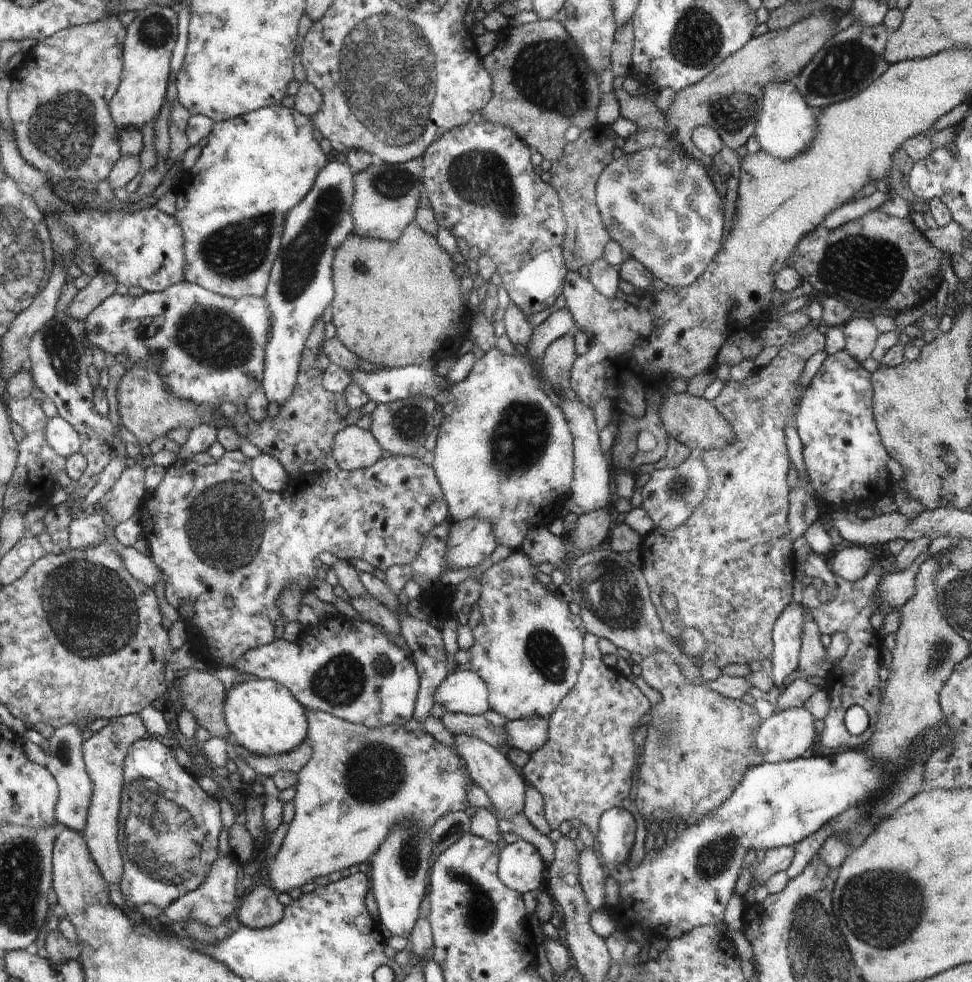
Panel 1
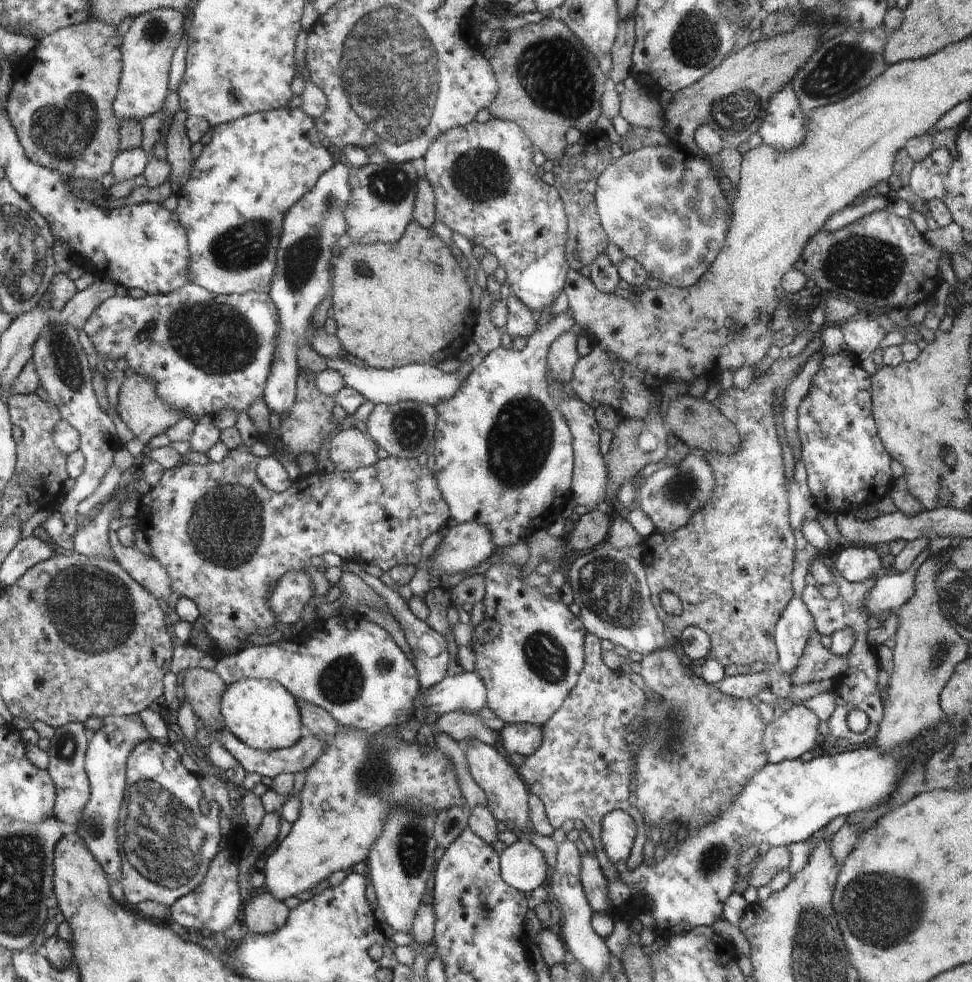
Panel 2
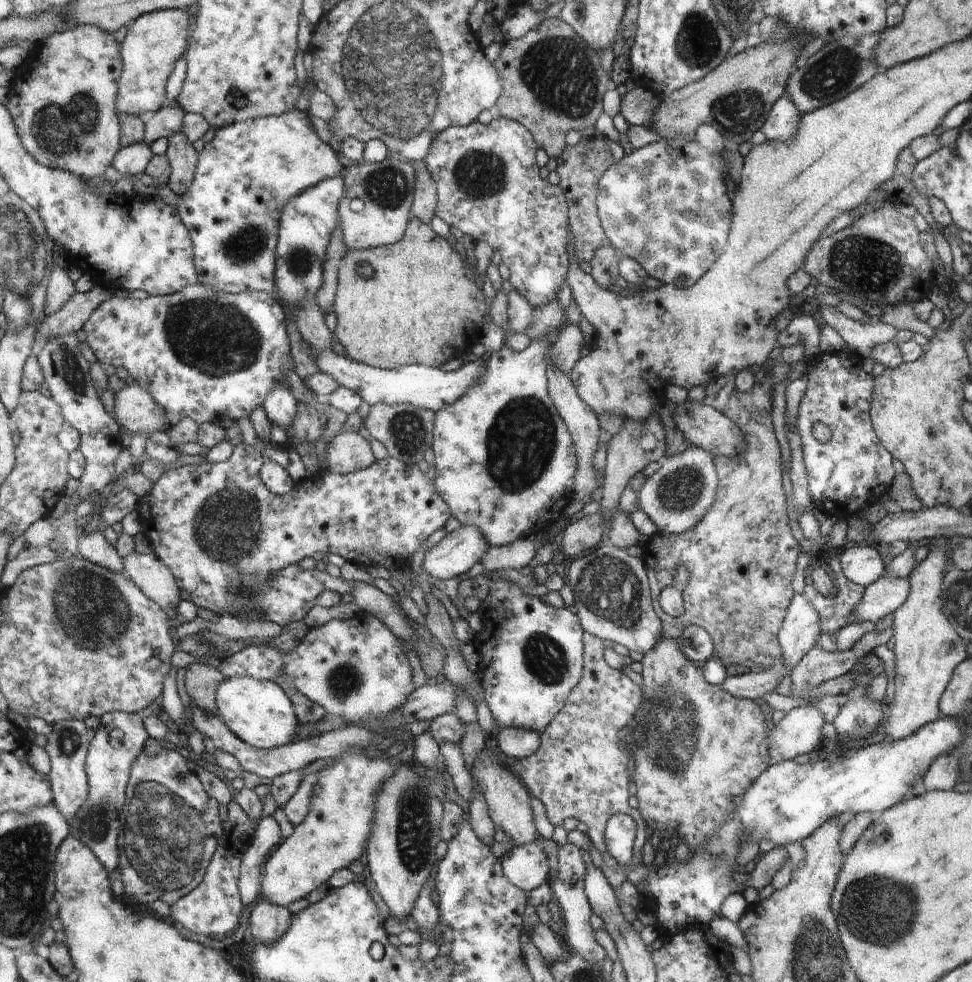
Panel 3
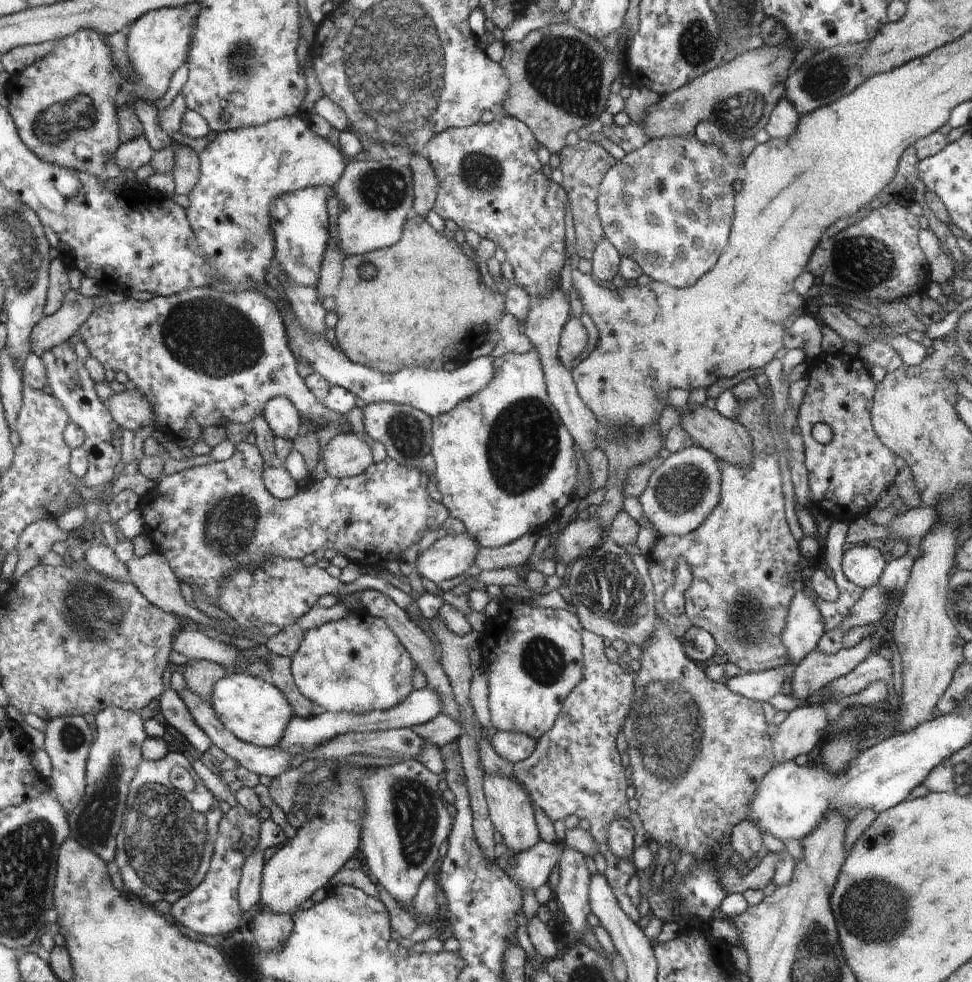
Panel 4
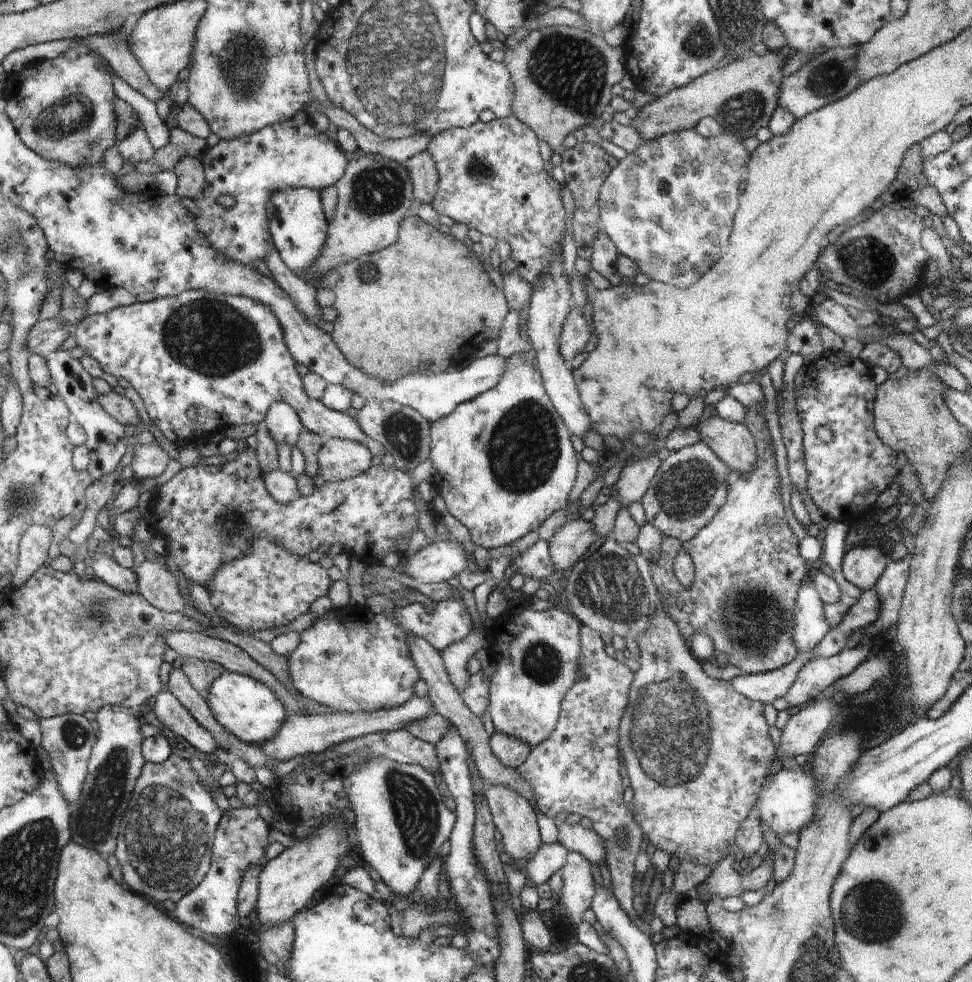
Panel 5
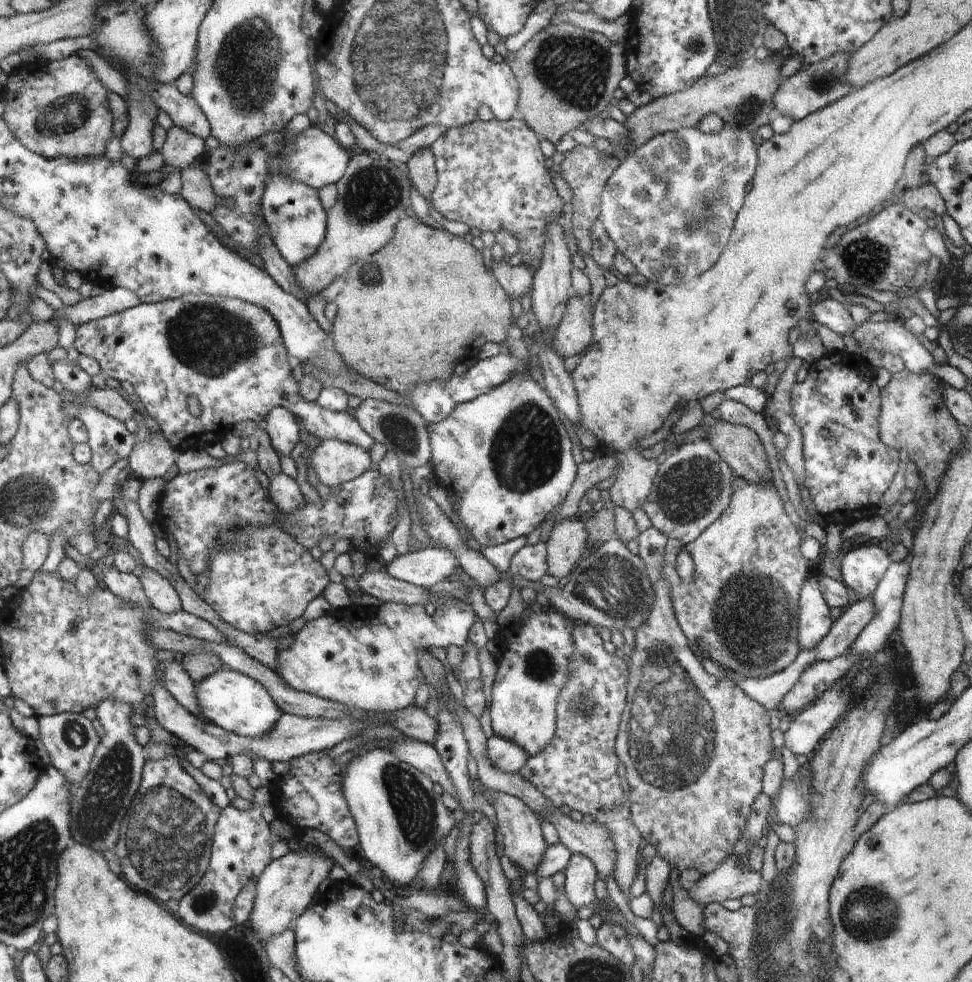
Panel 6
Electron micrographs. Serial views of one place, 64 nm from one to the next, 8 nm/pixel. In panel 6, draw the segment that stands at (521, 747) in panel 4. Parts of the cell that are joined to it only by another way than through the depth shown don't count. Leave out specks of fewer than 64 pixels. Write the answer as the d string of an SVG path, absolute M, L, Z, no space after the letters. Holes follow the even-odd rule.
M496 735L487 738L485 755L490 764L503 773L518 773L528 758L515 742Z

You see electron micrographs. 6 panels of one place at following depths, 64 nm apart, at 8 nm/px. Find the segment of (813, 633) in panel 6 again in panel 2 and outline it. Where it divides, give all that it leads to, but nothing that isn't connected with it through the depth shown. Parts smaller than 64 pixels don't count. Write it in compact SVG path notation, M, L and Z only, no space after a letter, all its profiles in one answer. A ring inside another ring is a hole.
M794 597L776 626L777 663L783 673L791 674L799 666L798 660L801 660L808 646L815 623L807 604L801 598Z

